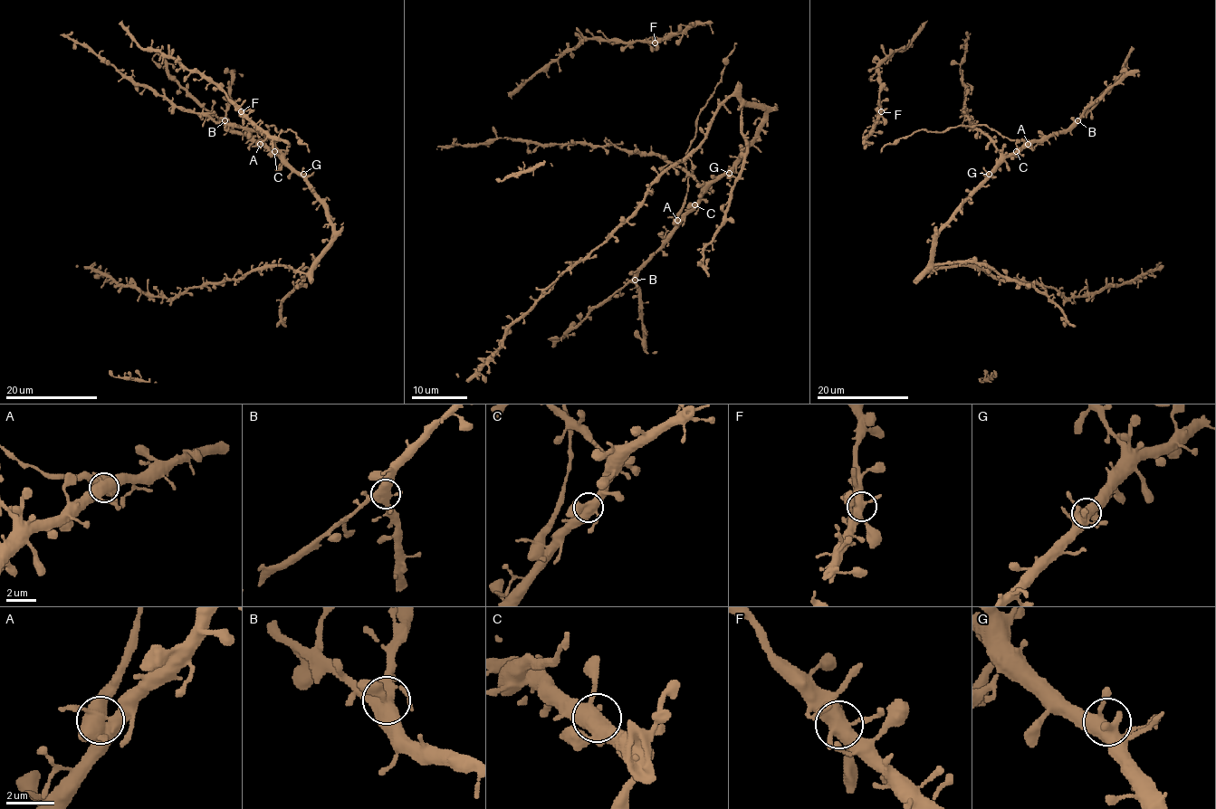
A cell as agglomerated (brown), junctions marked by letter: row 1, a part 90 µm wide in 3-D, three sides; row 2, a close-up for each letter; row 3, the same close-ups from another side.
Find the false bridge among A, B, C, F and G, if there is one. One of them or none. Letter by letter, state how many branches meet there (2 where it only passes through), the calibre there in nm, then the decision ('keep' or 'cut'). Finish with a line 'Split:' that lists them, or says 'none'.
A: 7 branches meet; 600 nm thick; keep
B: 5 branches meet; 550 nm thick; keep
C: 5 branches meet; 500 nm thick; keep
F: 6 branches meet; 480 nm thick; keep
G: 6 branches meet; 460 nm thick; keep
Split: none

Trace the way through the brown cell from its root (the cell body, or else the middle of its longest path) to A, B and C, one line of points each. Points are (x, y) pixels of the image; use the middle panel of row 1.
A: (728, 170), (676, 220)
B: (728, 170), (707, 188), (670, 240), (646, 263), (635, 280)
C: (728, 170), (707, 188), (694, 204)

